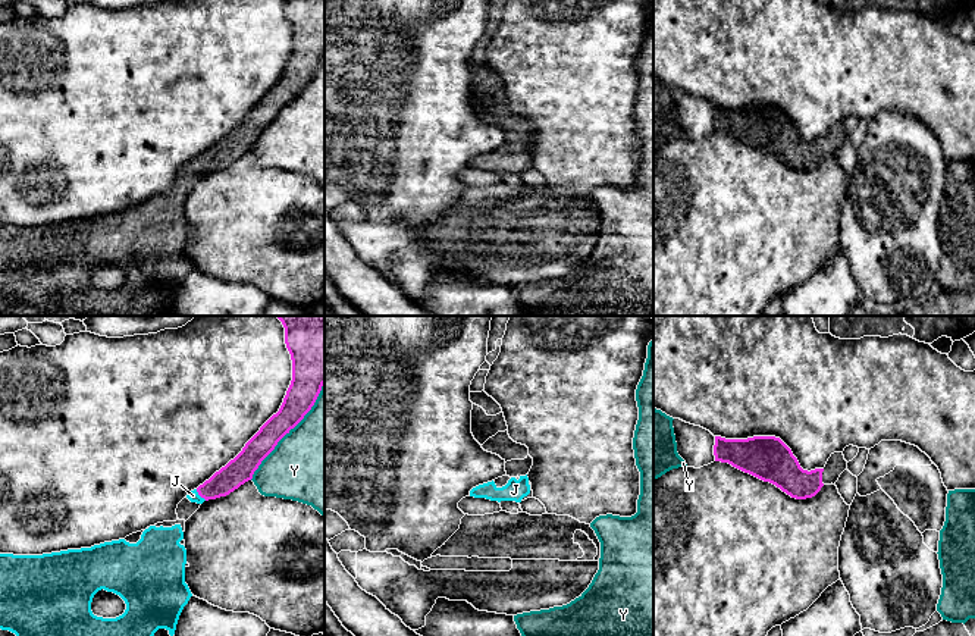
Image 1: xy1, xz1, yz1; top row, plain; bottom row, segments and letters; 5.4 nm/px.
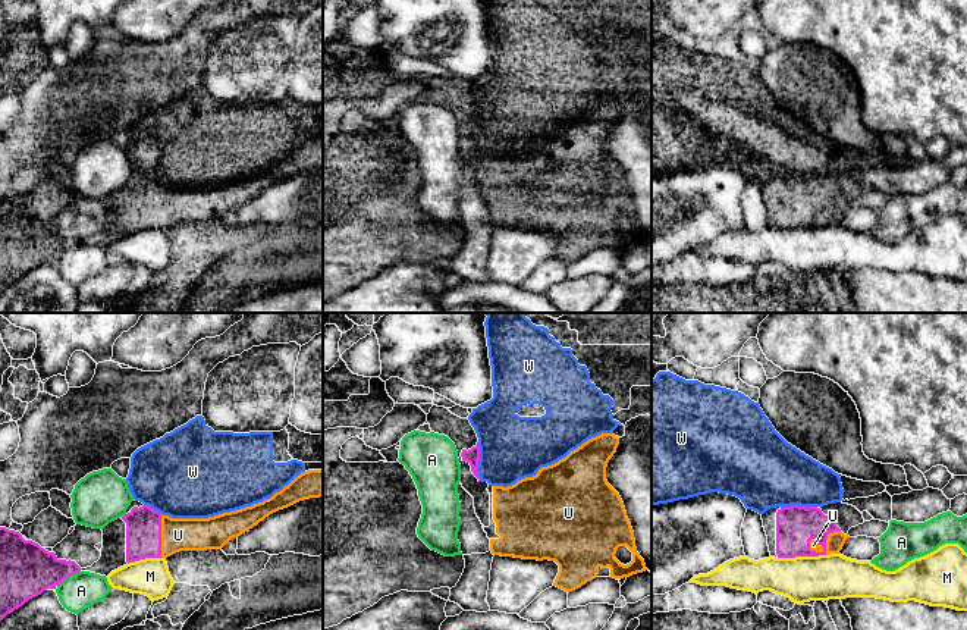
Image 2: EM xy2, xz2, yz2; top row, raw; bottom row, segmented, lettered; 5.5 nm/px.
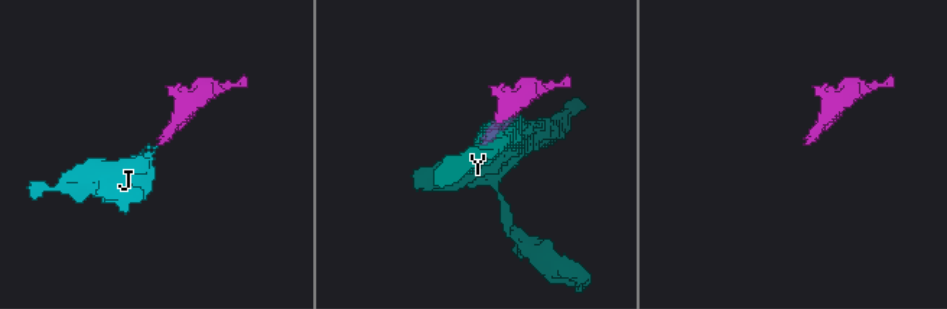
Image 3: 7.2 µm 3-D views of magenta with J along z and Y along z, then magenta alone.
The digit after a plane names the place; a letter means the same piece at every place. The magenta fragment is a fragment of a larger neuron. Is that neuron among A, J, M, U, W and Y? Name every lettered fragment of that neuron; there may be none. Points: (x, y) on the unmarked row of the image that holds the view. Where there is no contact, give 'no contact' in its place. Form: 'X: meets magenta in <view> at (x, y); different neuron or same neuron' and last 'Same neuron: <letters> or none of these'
A: meets magenta in xy2 at (68, 247); different neuron
J: meets magenta in xy1 at (200, 166); same neuron
M: meets magenta in yz2 at (801, 226); different neuron
U: meets magenta in xy2 at (160, 207); same neuron
W: meets magenta in xz2 at (477, 134); different neuron
Y: meets magenta in xy1 at (290, 100); different neuron
Same neuron: J, U

